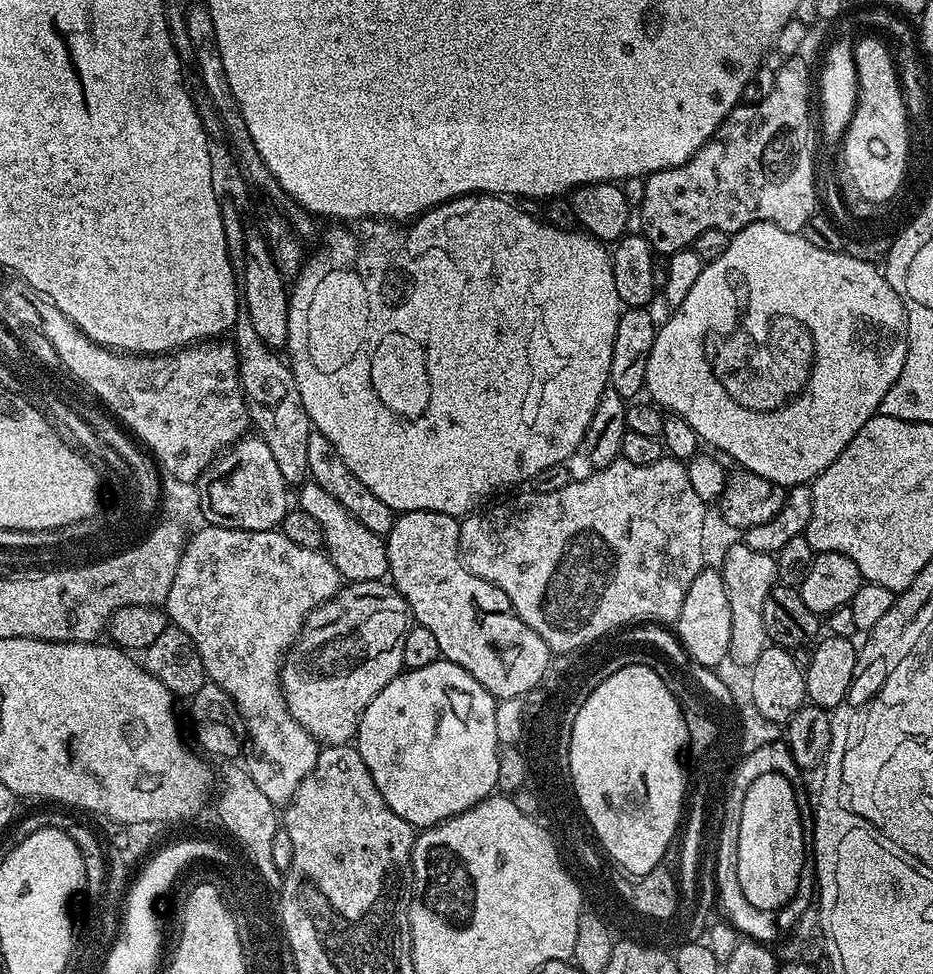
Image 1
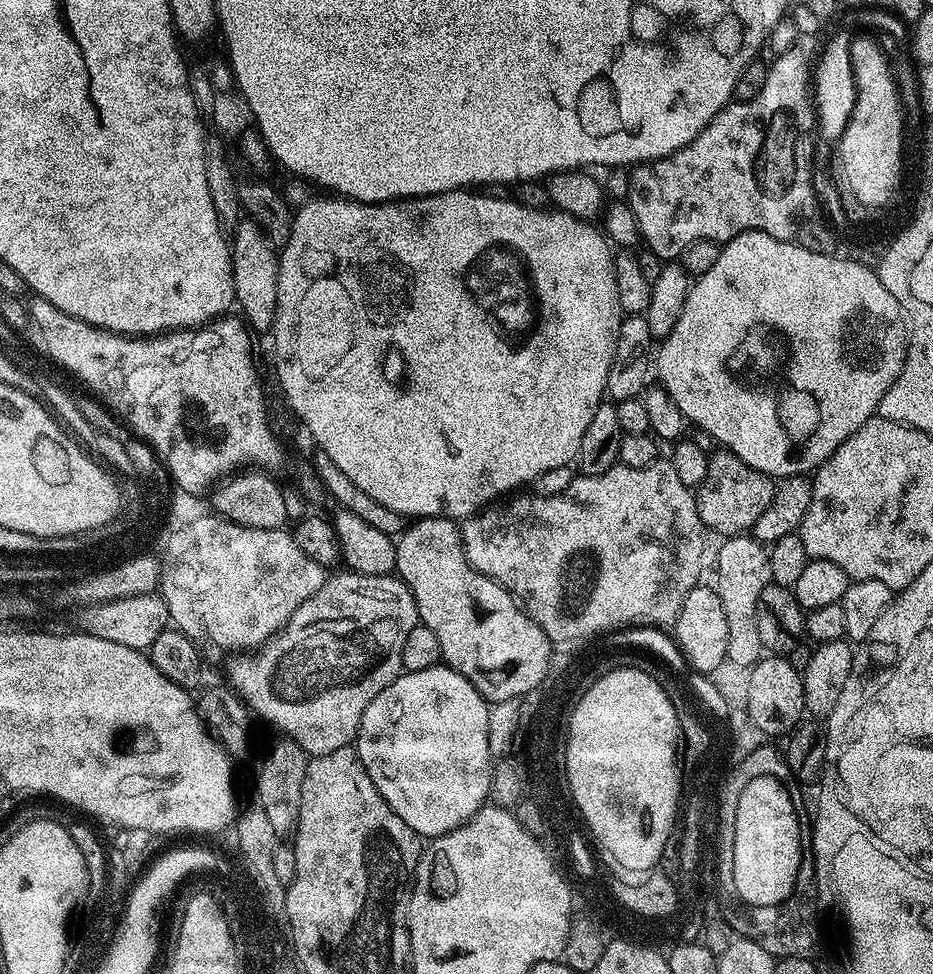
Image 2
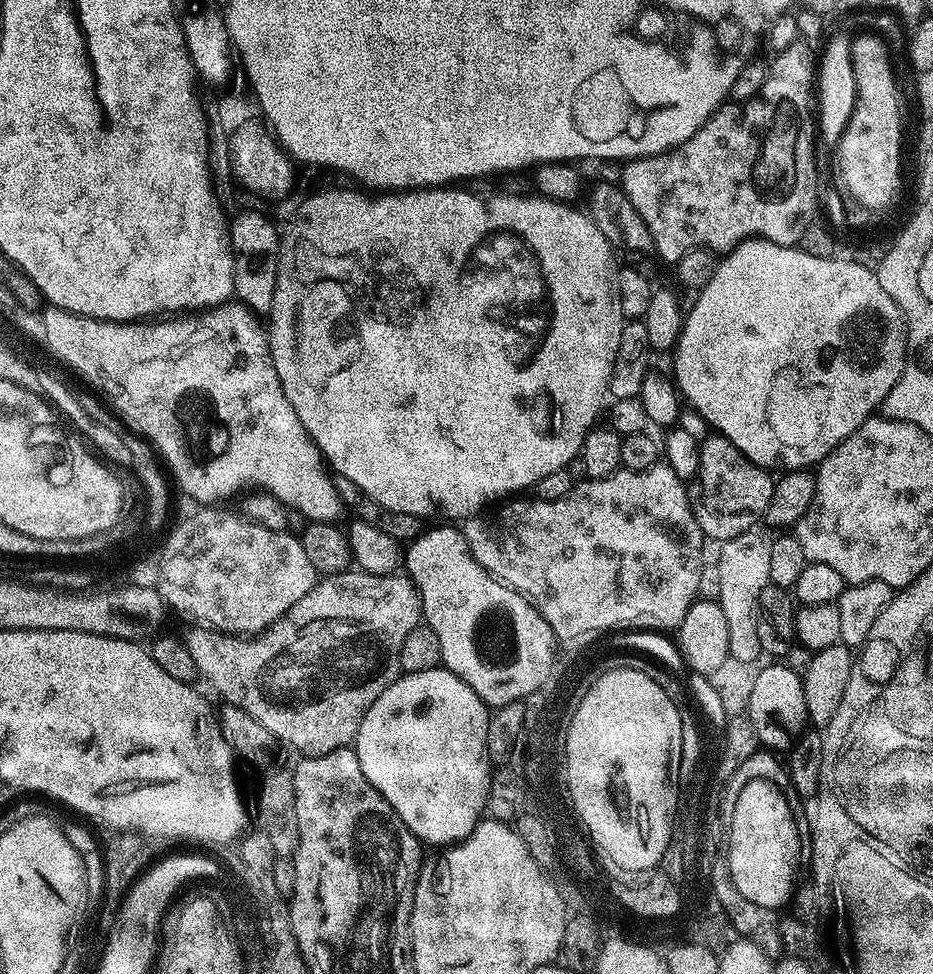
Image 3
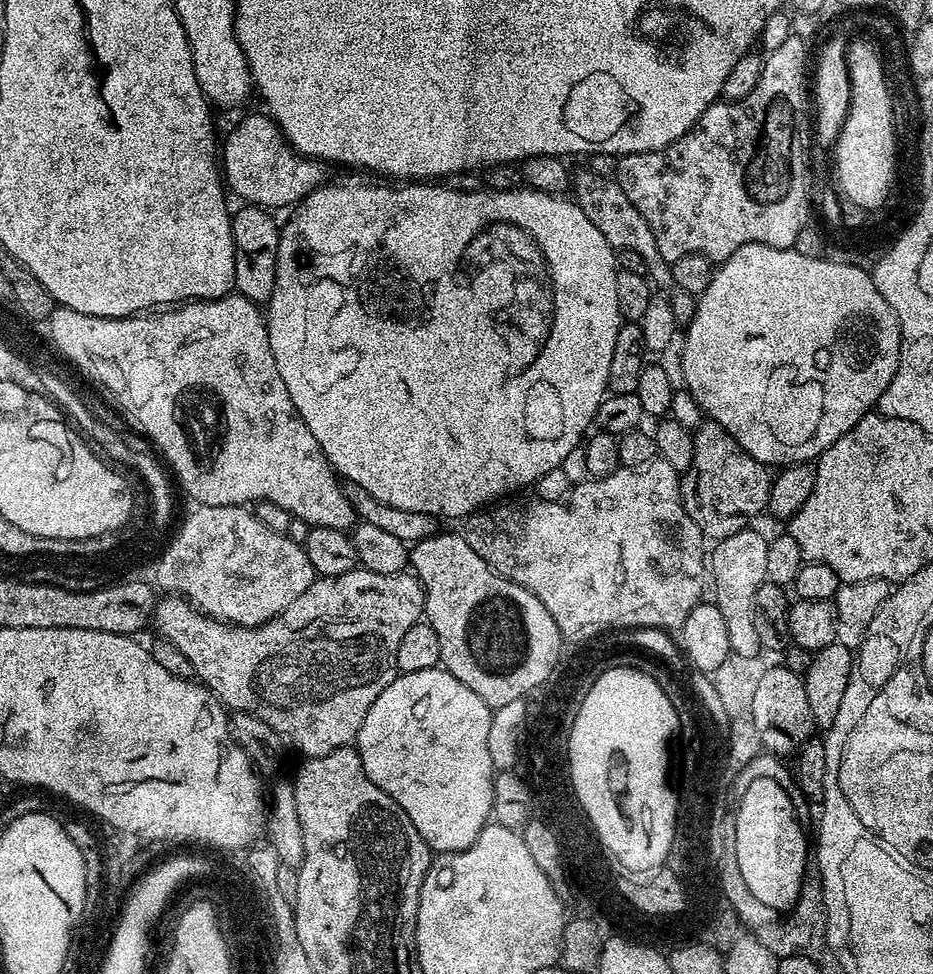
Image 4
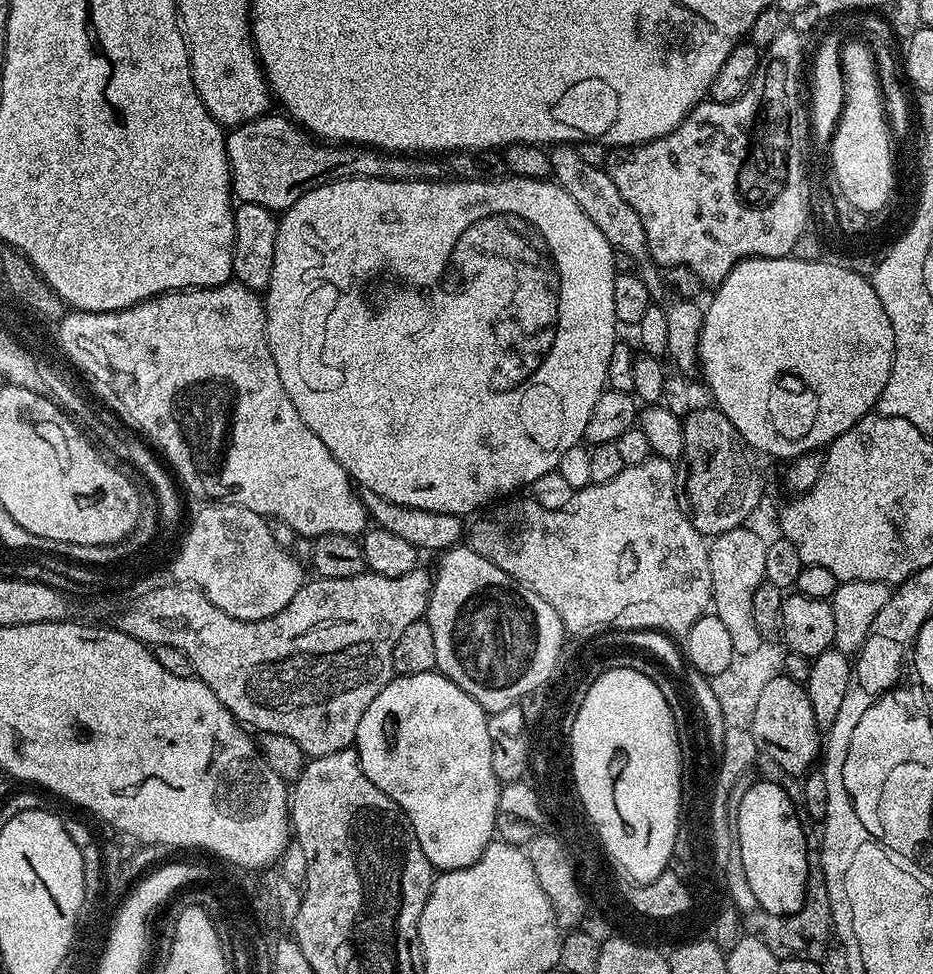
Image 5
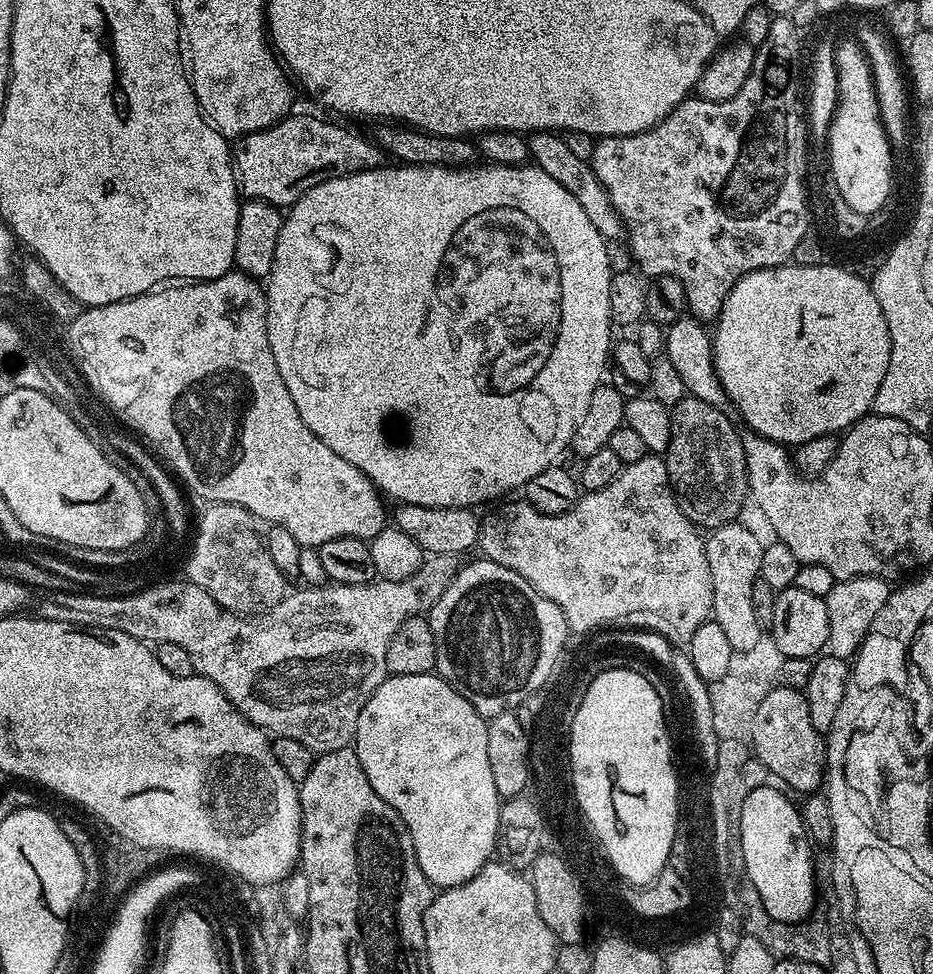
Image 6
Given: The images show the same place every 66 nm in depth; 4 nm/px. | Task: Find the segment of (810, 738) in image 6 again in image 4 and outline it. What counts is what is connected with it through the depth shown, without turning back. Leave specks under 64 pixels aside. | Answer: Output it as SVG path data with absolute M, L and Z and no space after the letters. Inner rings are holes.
M783 666L772 668L762 674L754 693L754 702L750 719L760 735L760 743L769 753L795 753L801 746L809 743L811 732L814 732L810 702L806 699L804 677L794 674Z

